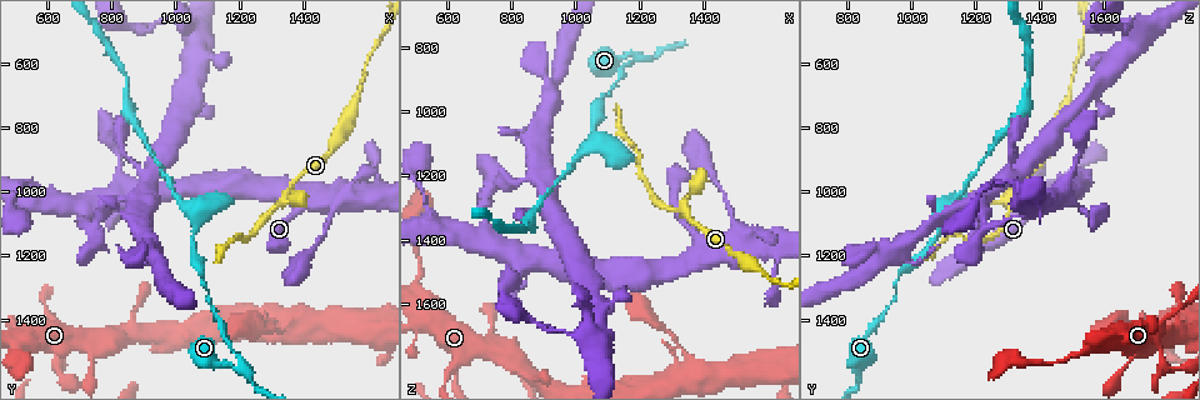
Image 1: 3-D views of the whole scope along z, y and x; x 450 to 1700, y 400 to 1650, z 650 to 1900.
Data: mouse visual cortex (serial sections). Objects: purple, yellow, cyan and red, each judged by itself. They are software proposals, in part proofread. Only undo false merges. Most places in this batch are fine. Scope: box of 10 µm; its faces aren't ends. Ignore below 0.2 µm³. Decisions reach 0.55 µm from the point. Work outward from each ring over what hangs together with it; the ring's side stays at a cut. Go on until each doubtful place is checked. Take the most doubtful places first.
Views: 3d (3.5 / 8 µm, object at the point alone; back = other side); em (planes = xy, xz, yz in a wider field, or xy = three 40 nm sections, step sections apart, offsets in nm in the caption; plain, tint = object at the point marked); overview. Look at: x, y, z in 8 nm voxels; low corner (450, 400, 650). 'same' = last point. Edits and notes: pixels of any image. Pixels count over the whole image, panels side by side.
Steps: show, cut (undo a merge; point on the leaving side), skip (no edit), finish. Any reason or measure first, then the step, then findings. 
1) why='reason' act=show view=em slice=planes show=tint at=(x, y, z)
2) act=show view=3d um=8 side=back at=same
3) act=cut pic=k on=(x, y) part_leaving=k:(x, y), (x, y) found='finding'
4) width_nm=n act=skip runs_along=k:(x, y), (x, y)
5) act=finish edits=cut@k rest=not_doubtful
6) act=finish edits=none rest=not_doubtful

why='abrupt turn' act=show view=em slice=xy step=3 show=tint at=(1210, 1530, 830)

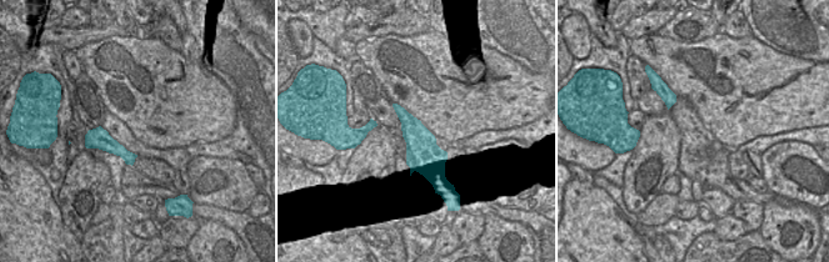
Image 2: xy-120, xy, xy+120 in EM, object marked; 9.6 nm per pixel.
act=show view=3d um=3.5 at=same

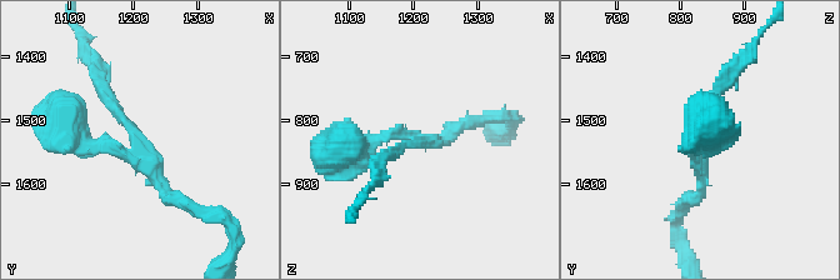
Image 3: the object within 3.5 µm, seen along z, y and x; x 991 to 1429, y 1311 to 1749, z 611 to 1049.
act=skip runs_along=3:(74, 136), (139, 148), (96, 79) found='one cell here'

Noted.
why='sharp bend' act=show view=3d um=3.5 at=(740, 1110, 1240)

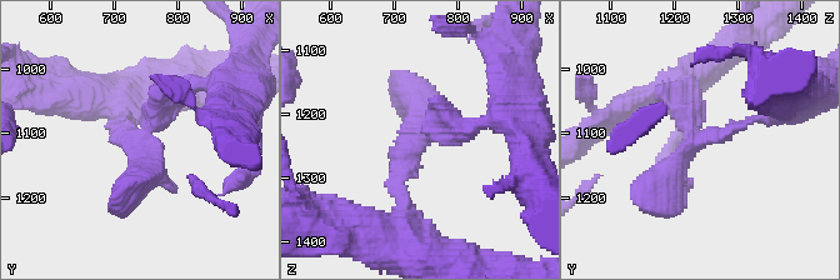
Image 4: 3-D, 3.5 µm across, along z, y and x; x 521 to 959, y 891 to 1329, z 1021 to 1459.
act=show view=em slice=xy step=1 show=tint at=(745, 1105, 1235)

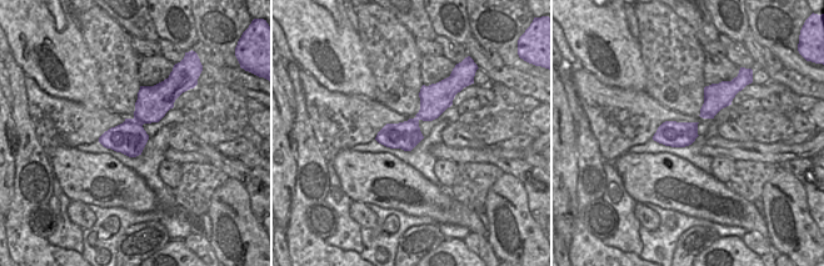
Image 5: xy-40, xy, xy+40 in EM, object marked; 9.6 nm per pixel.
width_nm=280 act=skip runs_along=4:(405, 205), (405, 150), (481, 125) found='all the same cell'

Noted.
why='abrupt turn' act=show view=3d um=3.5 at=(630, 1550, 1800)

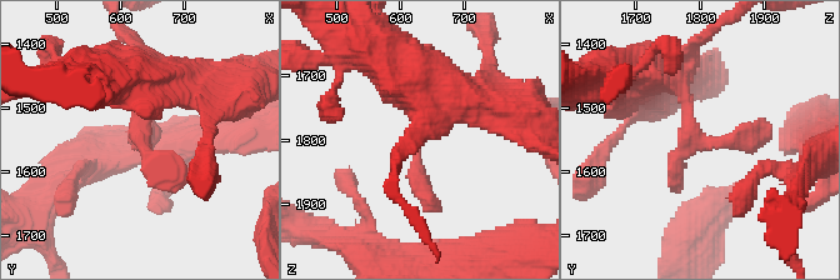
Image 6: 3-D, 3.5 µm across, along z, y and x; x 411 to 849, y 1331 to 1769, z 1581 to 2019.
act=show view=em slice=planes show=tint at=(630, 1545, 1800)

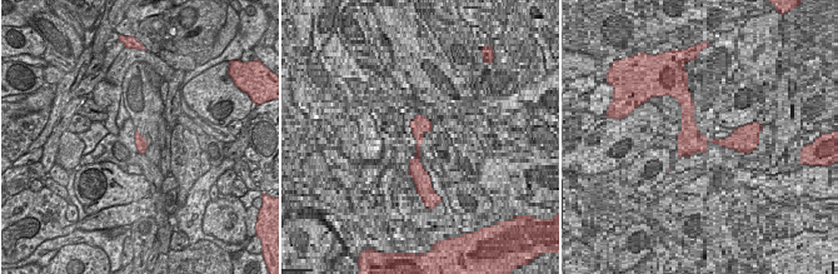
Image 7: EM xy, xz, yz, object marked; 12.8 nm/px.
width_nm=140 act=skip runs_along=6:(644, 78), (673, 81), (698, 139), (761, 128) found='continuous, no second cell'

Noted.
act=finish edits=none rest=not_doubtful

